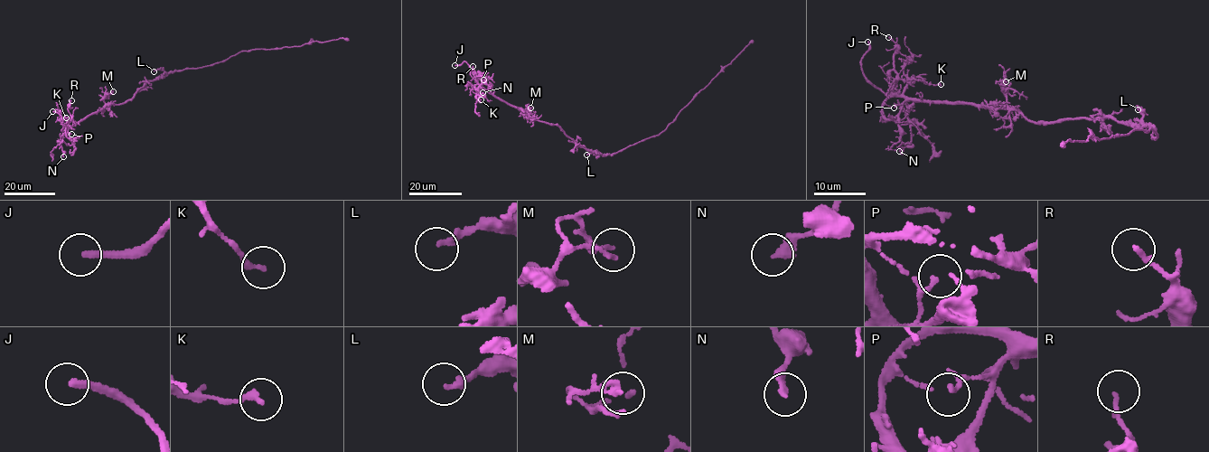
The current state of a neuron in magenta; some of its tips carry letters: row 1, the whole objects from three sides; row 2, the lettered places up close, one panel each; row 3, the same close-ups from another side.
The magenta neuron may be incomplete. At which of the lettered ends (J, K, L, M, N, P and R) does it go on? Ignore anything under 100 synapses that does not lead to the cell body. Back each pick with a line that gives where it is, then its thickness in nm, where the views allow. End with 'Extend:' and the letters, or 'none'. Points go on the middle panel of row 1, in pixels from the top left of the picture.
J: (454, 65) | 240 nm
Extend: J

